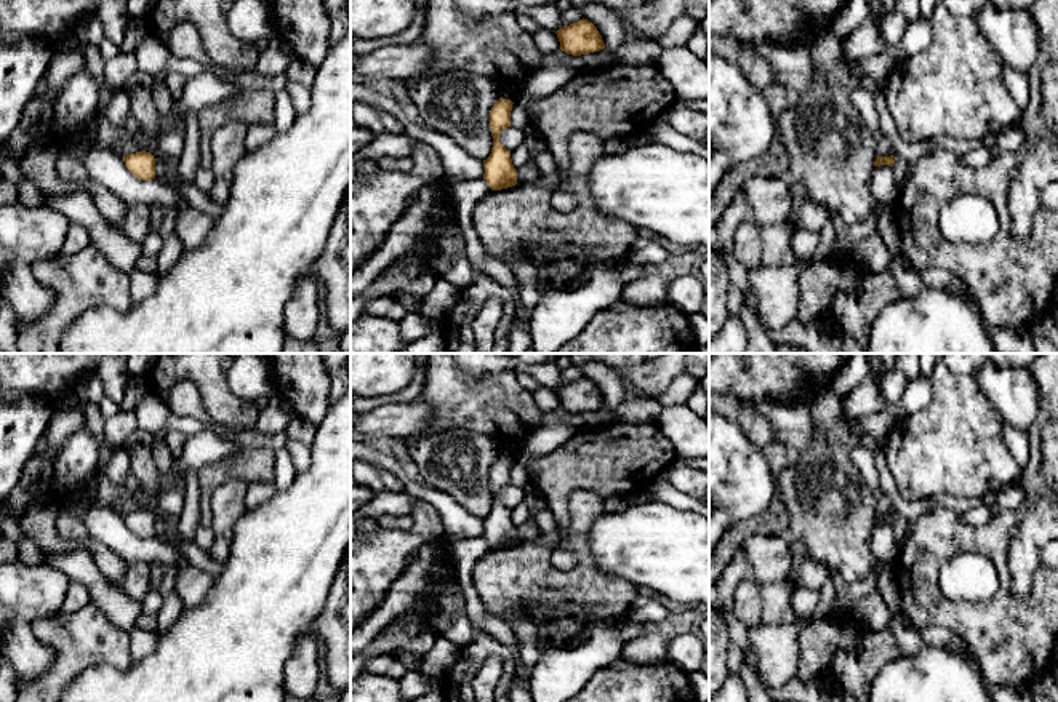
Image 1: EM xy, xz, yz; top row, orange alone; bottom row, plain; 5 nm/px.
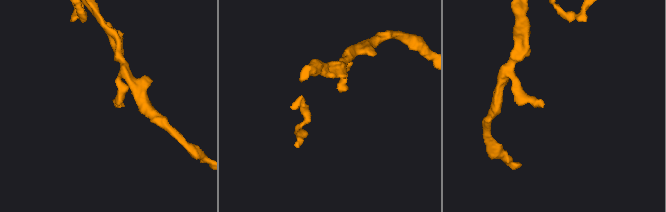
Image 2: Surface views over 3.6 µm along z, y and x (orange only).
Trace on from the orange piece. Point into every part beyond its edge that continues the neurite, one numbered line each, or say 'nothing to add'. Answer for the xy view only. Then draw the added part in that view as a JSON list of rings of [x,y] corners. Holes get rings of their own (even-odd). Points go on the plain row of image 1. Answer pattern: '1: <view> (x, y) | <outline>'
nothing to add

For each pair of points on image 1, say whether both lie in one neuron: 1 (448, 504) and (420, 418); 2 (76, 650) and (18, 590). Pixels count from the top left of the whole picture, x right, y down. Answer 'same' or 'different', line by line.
1: different
2: different

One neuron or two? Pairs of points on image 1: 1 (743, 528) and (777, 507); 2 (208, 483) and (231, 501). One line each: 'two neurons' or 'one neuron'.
1: one neuron
2: two neurons

